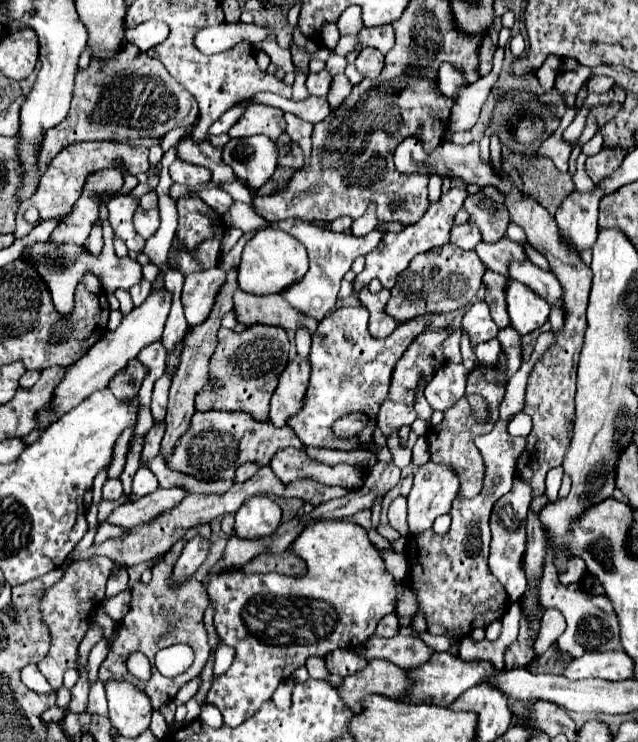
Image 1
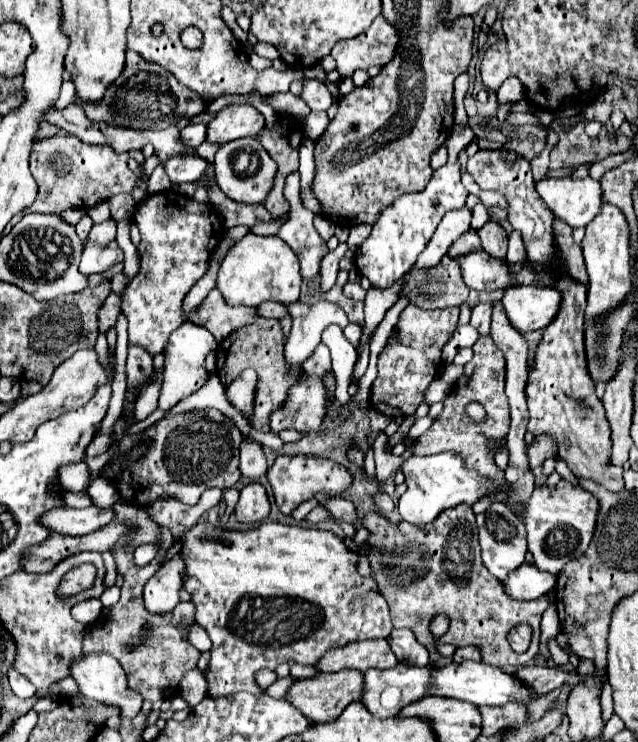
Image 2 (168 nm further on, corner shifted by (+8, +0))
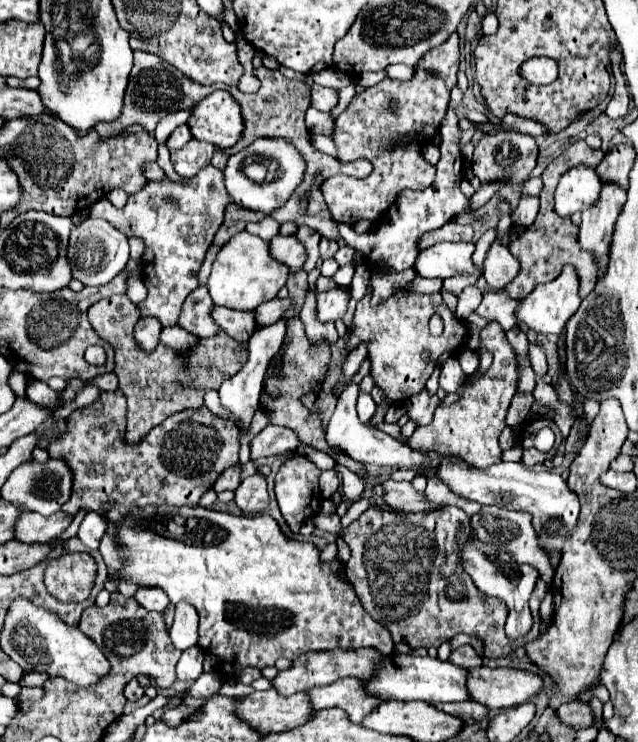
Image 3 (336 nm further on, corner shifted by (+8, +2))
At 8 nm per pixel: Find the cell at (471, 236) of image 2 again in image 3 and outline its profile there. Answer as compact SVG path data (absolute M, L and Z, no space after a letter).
M446 222L446 226L442 226L430 234L424 234L418 248L424 250L438 242L472 242L472 238L474 238L472 226L462 226L458 222Z

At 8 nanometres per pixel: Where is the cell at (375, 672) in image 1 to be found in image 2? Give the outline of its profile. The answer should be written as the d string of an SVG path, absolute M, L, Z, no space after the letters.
M338 672L338 674L330 674L330 676L314 676L314 678L294 682L288 688L284 698L296 710L300 710L300 714L304 718L308 718L310 724L334 722L350 702L354 702L354 700L358 700L358 696L362 696L360 684L362 684L362 672Z

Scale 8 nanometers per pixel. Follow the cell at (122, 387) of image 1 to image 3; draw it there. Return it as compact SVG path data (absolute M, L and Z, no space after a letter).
M146 316L146 318L140 318L136 322L134 338L136 338L136 342L138 342L138 346L142 350L150 352L150 350L154 350L160 344L160 338L158 338L160 330L162 330L160 322L156 322L156 318L152 318L152 316Z

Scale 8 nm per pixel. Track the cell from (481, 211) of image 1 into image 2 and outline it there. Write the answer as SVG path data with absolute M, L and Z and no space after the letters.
M488 222L486 226L482 226L478 230L478 236L482 240L482 250L496 260L506 262L506 242L508 242L508 234L504 232L504 228L496 222Z

